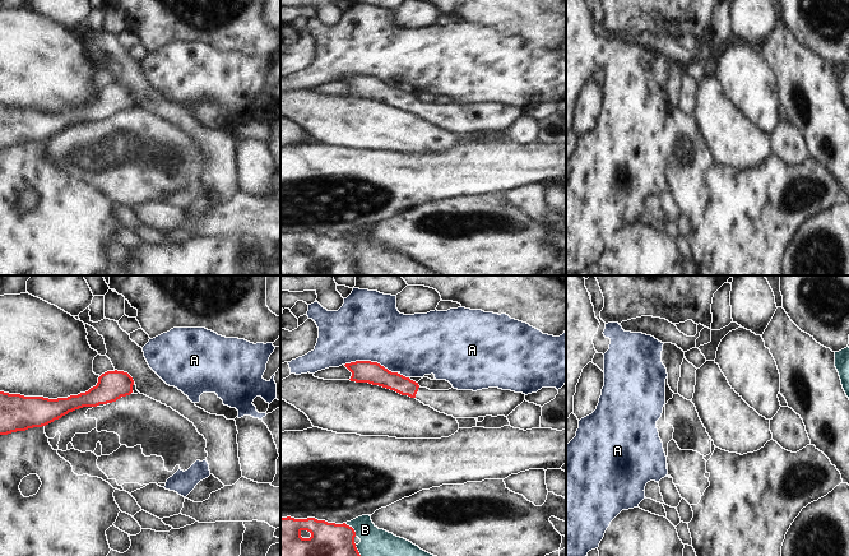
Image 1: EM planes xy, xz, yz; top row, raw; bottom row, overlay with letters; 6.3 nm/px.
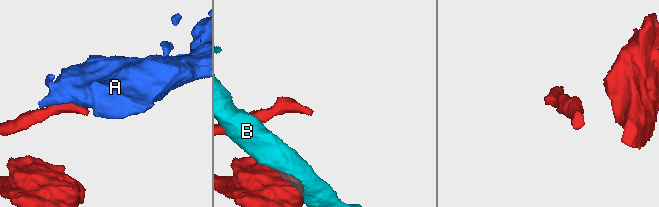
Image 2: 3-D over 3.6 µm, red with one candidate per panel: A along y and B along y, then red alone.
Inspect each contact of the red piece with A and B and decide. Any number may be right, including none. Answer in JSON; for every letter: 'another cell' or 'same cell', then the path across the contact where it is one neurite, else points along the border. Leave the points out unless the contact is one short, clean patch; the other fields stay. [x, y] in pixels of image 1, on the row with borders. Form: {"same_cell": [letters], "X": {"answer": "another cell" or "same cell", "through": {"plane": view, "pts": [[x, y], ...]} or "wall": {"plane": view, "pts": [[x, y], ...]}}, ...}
{"same_cell": [], "A": {"answer": "another cell"}, "B": {"answer": "another cell"}}

